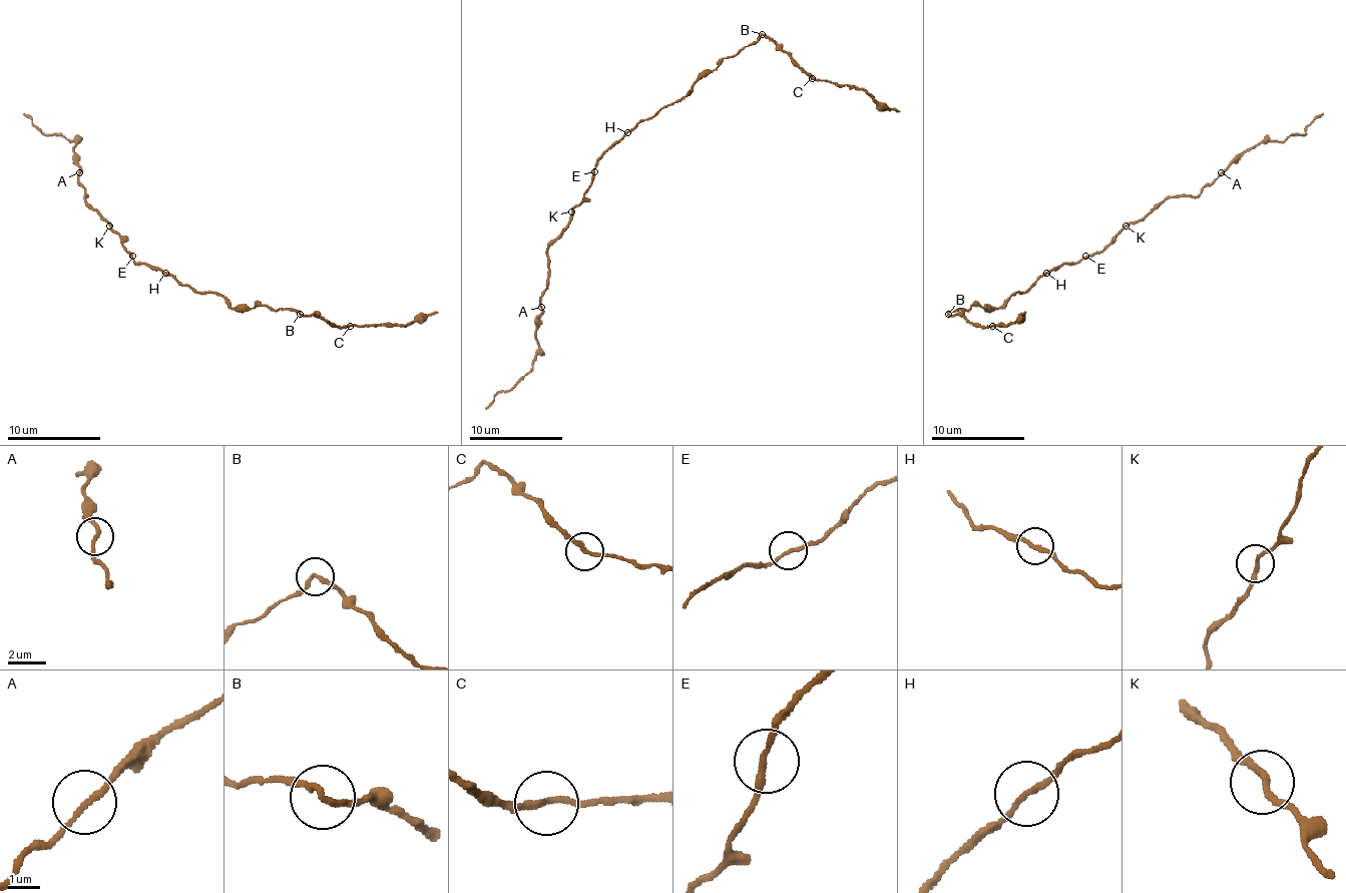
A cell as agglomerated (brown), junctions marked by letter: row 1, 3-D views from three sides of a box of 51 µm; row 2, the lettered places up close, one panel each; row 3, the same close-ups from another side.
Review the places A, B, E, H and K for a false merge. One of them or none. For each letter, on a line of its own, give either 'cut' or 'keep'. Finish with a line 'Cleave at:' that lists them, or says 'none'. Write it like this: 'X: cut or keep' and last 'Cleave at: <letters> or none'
A: keep
B: cut
E: keep
H: keep
K: keep
Cleave at: B

